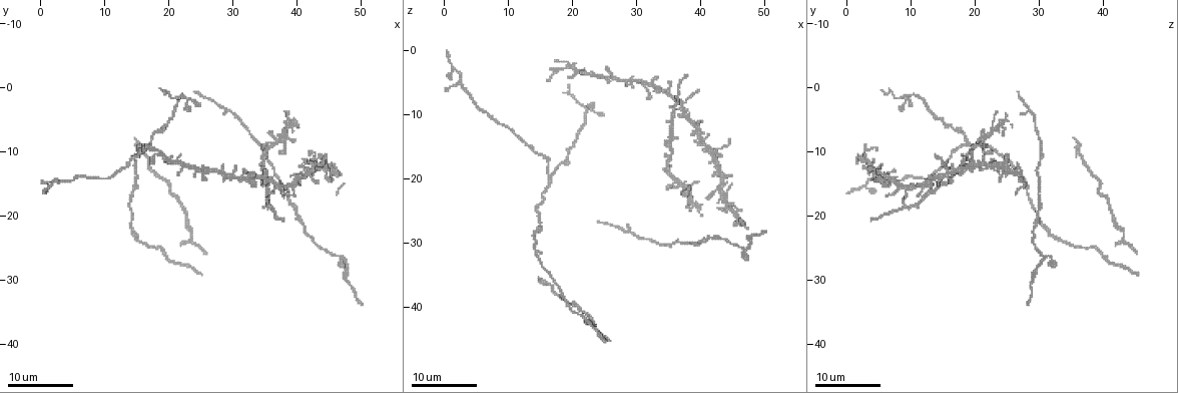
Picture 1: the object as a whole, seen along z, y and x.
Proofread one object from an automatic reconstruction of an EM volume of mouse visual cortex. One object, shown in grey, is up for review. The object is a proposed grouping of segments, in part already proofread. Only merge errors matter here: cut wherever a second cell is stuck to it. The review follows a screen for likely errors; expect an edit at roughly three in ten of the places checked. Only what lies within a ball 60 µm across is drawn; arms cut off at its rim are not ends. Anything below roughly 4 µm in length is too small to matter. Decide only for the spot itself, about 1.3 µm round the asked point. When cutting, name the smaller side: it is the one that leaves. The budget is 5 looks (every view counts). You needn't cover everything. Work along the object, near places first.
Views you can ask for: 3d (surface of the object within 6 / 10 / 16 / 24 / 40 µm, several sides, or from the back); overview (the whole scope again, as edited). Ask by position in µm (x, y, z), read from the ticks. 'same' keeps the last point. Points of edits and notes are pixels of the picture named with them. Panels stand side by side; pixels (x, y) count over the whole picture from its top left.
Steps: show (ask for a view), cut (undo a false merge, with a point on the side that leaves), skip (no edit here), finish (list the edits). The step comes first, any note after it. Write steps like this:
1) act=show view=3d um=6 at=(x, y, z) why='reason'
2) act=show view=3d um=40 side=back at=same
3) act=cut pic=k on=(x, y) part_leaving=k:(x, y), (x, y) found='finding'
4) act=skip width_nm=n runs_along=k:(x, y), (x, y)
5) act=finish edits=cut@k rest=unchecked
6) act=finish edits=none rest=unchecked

act=show view=3d um=16 at=(42.0, 13.0, 16.0) why='four or more arms meet'

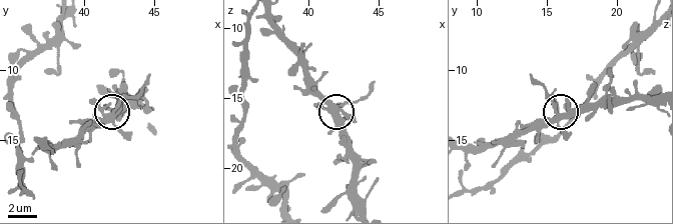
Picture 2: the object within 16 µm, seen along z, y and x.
act=show view=3d um=6 at=(42.0, 13.2, 15.8) why='closer look'

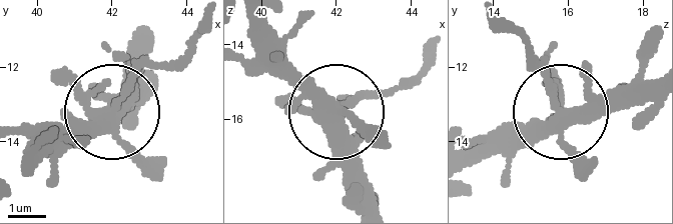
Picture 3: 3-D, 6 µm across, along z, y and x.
act=skip width_nm=400 runs_along=3:(250, 19), (330, 105), (347, 108), (423, 79) found='continuous, no second cell'

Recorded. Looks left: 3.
act=show view=3d um=16 at=(36.0, 18.5, 9.0) why='side arm on a straight run'

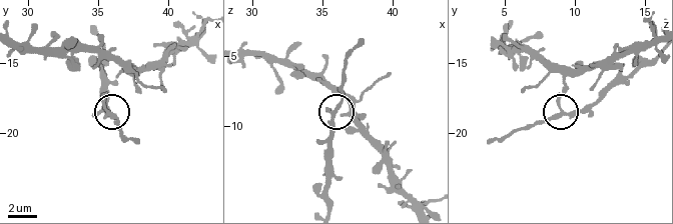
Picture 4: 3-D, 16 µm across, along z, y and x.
act=show view=3d um=6 at=(36.0, 18.8, 8.8)

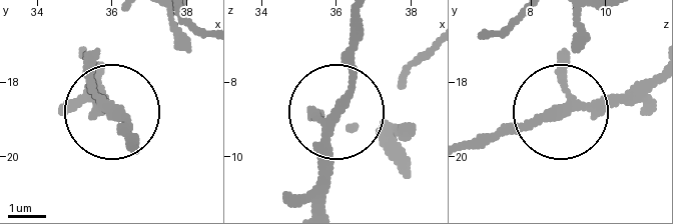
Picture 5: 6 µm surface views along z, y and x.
act=show view=3d um=6 side=back at=(35.95, 18.75, 8.95)

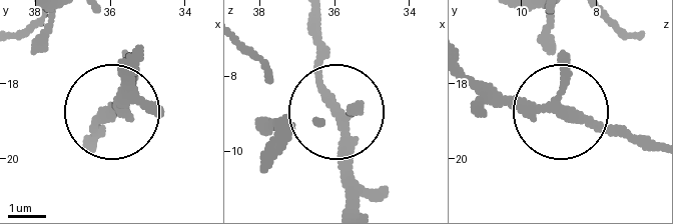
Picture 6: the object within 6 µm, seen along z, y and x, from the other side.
act=skip arms=3 found='one cell here'

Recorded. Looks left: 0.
act=finish edits=none rest=unchecked

